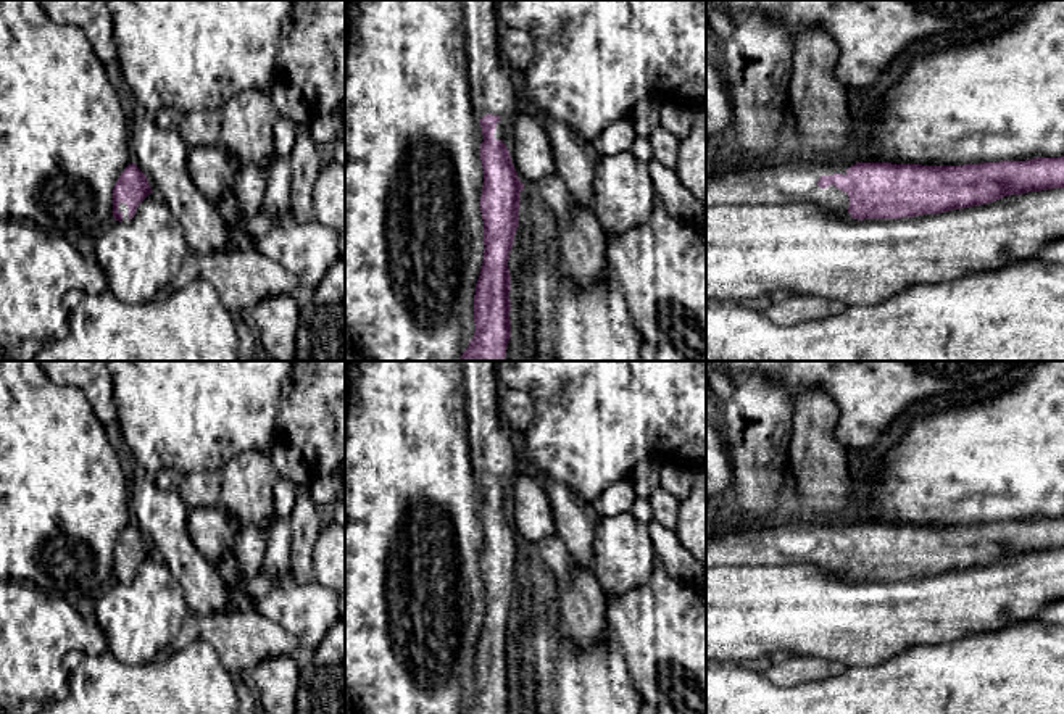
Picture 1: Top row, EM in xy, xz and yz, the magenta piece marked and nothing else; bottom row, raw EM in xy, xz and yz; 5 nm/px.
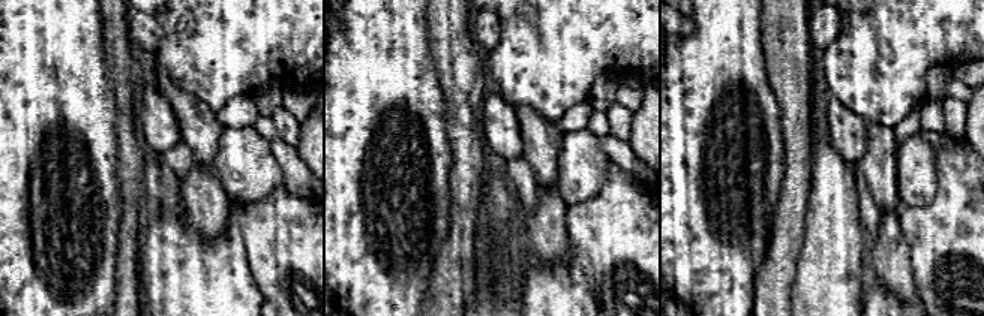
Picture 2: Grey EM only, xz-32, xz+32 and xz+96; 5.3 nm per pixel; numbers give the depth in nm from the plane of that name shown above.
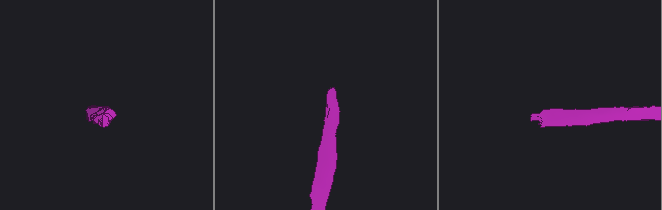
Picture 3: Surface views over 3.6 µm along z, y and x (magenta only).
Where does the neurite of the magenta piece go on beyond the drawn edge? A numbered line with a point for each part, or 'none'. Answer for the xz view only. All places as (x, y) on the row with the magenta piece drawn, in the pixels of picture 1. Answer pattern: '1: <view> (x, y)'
1: xz (492, 92)

